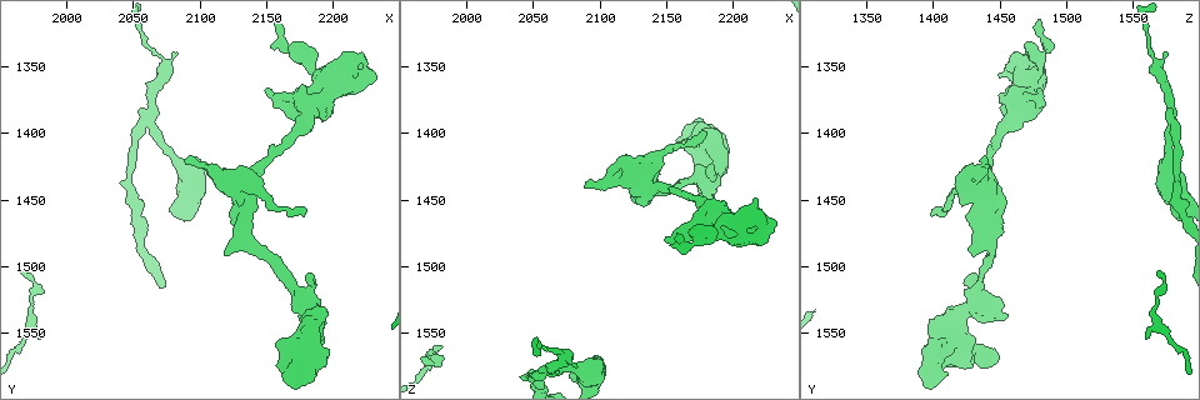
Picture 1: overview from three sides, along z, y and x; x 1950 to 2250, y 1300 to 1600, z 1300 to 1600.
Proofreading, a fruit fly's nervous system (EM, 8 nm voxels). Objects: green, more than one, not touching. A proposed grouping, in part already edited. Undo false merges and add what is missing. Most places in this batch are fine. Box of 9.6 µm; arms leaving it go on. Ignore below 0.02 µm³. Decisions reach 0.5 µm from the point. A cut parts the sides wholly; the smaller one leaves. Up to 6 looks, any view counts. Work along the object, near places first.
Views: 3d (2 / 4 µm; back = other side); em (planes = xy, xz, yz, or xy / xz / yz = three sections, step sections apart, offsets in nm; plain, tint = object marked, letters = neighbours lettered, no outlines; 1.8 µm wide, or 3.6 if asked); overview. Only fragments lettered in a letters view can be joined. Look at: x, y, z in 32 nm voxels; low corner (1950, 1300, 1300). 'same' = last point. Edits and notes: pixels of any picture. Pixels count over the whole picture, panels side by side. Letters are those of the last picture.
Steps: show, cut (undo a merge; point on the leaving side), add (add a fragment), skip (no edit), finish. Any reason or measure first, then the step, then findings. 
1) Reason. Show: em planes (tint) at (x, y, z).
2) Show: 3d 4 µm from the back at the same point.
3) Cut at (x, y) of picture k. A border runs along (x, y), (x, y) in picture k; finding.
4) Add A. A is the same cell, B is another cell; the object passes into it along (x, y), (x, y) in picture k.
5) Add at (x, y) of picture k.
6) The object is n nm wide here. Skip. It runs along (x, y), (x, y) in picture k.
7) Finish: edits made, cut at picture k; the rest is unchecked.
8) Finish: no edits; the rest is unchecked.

Free end. Show: em planes (letters) at (2180, 1506, 1430).

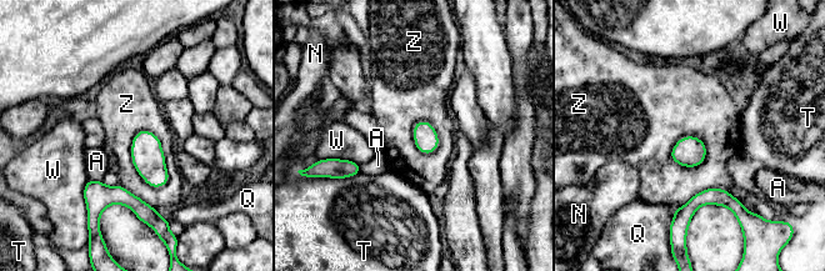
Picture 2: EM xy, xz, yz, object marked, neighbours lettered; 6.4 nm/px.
Skip. A, N, Q, T, W and Z are other cells; a border runs along (141, 129), (160, 141), (160, 187) in picture 2; no lettered fragment goes on from it.

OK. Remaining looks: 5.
Free end. Show: 3d 4 µm at (2156, 1558, 1410).

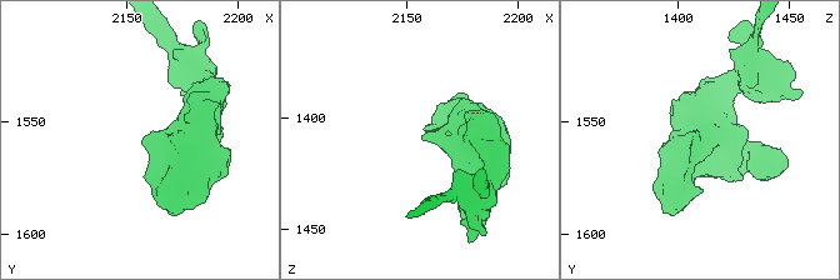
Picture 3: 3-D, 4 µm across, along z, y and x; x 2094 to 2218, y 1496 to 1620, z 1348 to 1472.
Now the EM. Show: em xz step 16 (letters) at (2157, 1559, 1409).

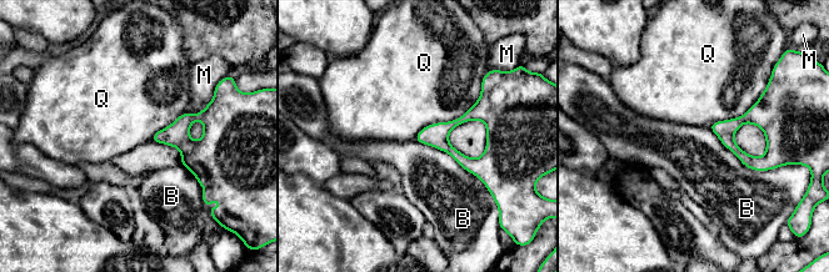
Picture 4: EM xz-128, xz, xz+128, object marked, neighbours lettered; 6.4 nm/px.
The longest contact is with Q, 600 nm. Skip. B, M and Q are other cells; no lettered fragment goes on from it.

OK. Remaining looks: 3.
An open end. Show: 3d 2 µm at (2084, 1342, 1576).

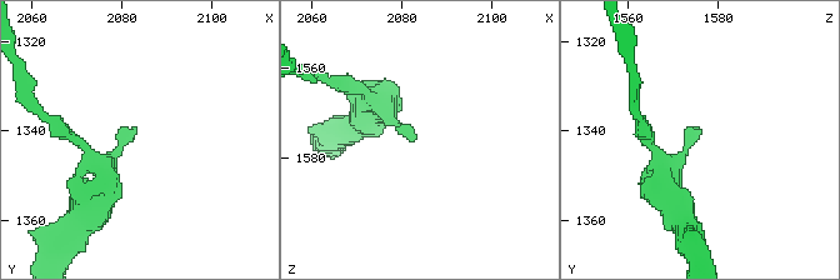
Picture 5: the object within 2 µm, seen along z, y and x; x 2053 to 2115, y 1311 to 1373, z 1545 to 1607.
Now the EM. Show: em 3.6 µm xz step 8 (letters) at (2083, 1340, 1576).

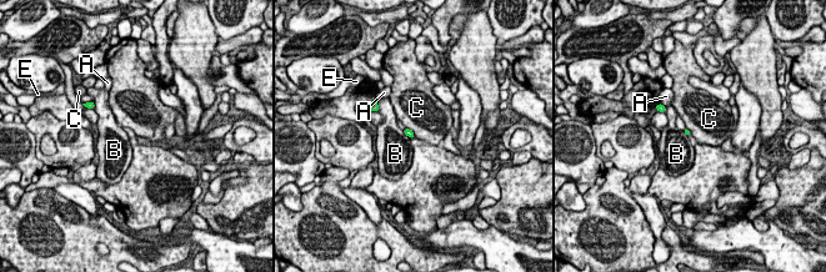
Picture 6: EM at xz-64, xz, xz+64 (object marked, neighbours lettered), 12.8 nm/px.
Skip. A, B, C and E are other cells; a border runs along (406, 127), (415, 136) in picture 6; no lettered fragment goes on from it.

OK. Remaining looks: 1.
Finish: no edits; the rest is unchecked.

